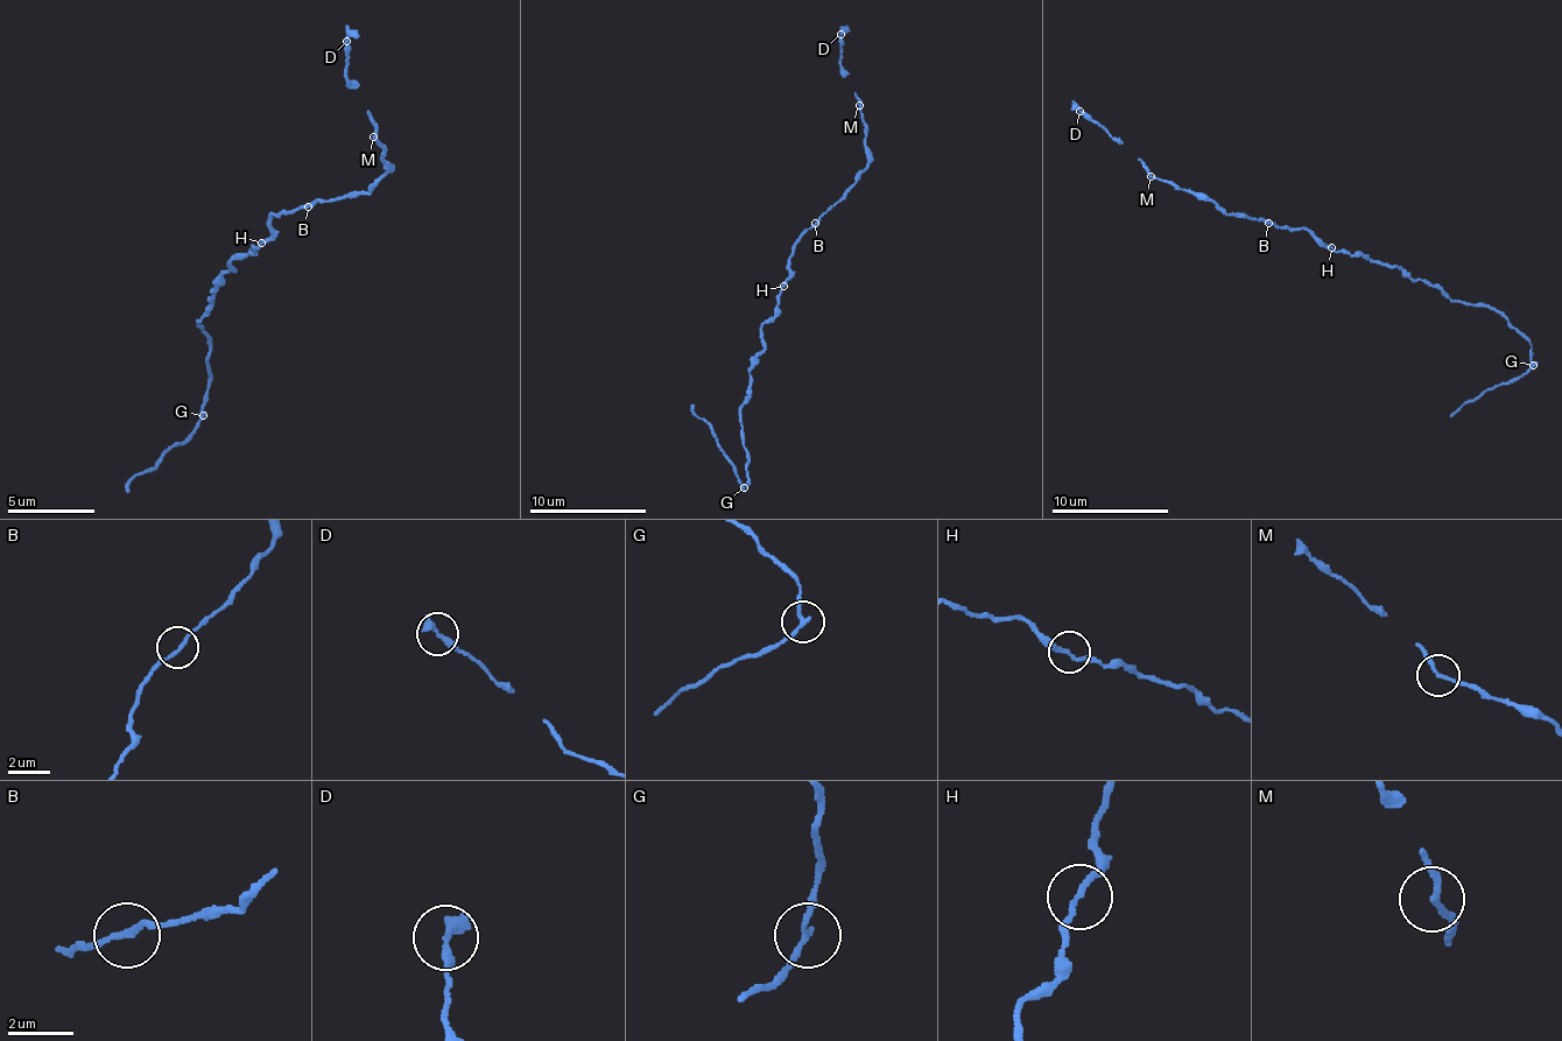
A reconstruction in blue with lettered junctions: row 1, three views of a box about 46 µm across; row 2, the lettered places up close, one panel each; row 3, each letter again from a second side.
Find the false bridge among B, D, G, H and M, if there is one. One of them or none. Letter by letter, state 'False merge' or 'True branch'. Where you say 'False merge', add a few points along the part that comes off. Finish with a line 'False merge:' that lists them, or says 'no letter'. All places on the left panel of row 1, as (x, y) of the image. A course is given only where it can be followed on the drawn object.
B: True branch
D: True branch
G: False merge. Course of the part to remove: (204, 414), (191, 431), (126, 492)
H: True branch
M: True branch
False merge: G

